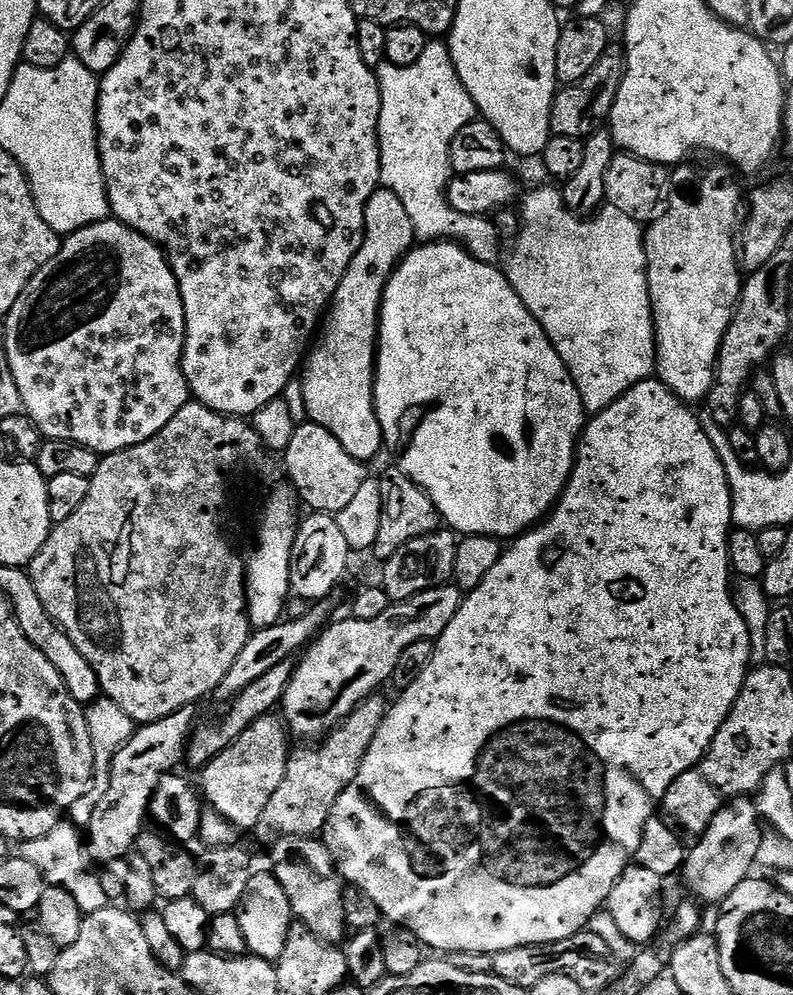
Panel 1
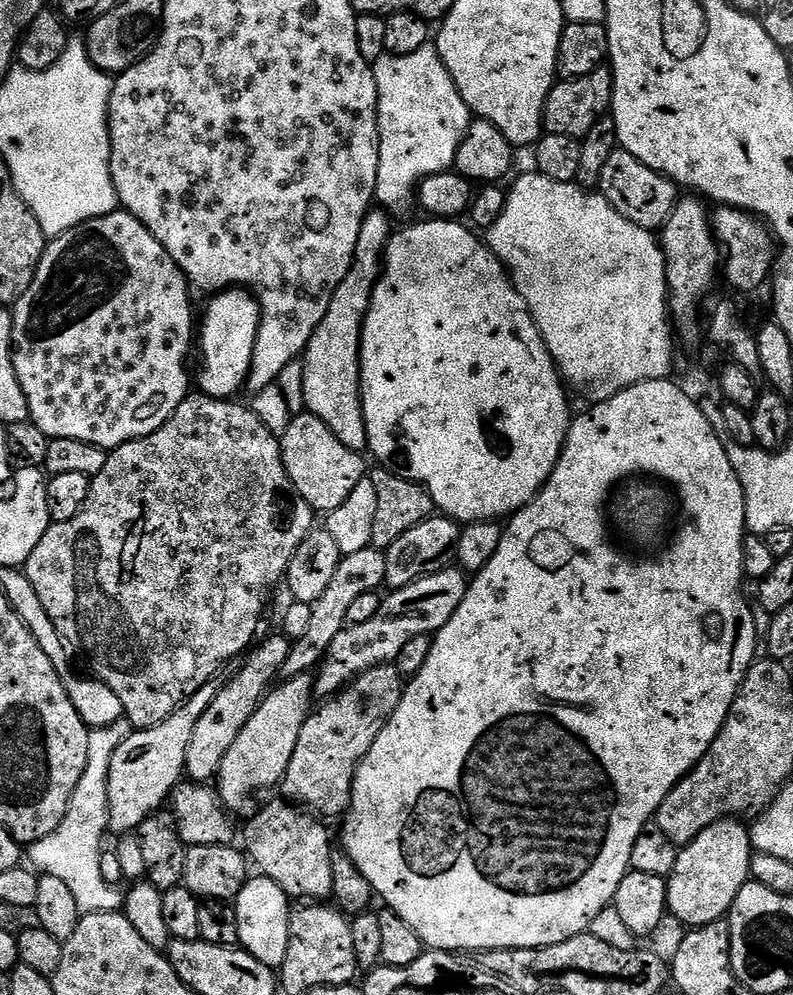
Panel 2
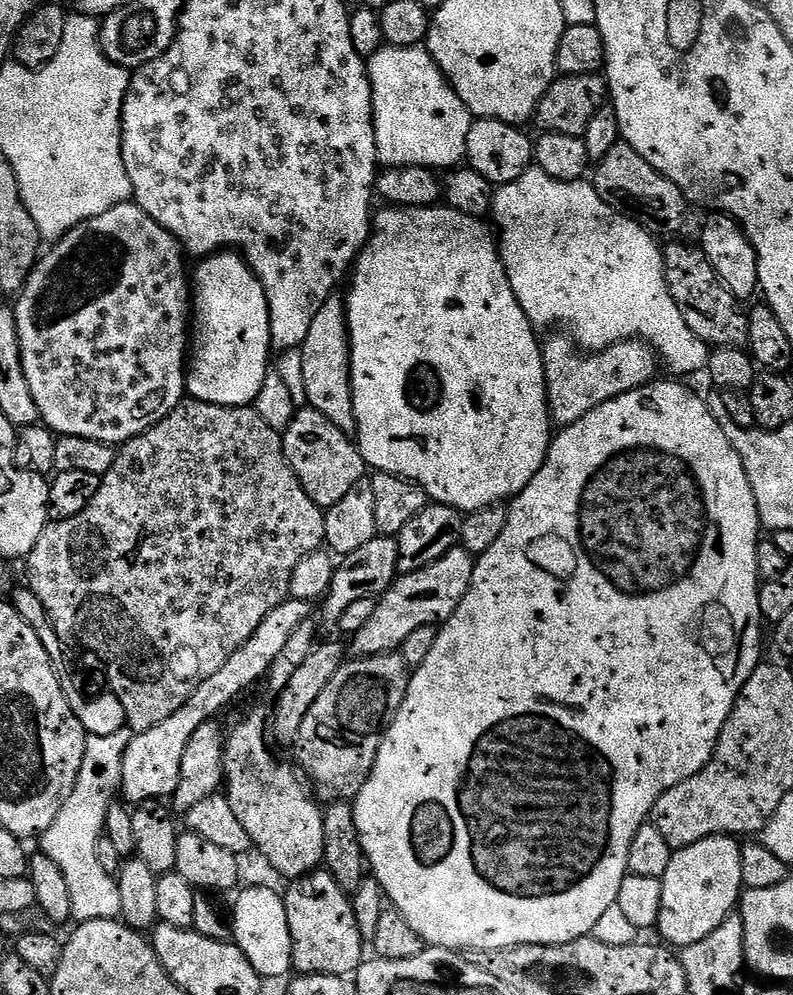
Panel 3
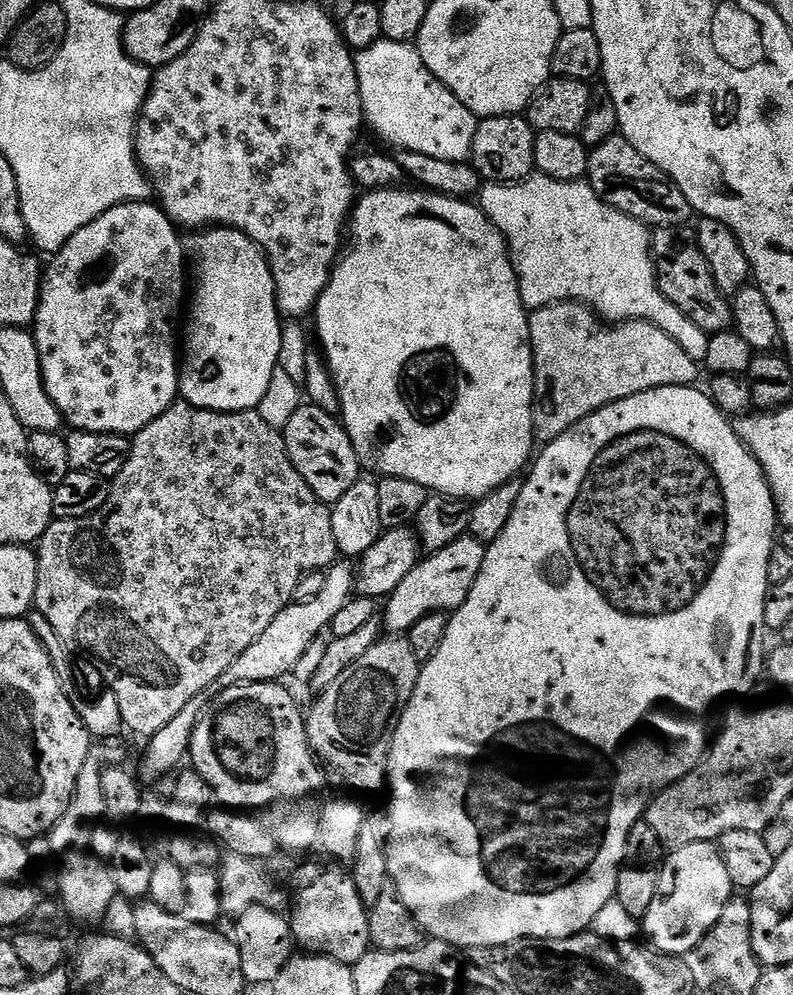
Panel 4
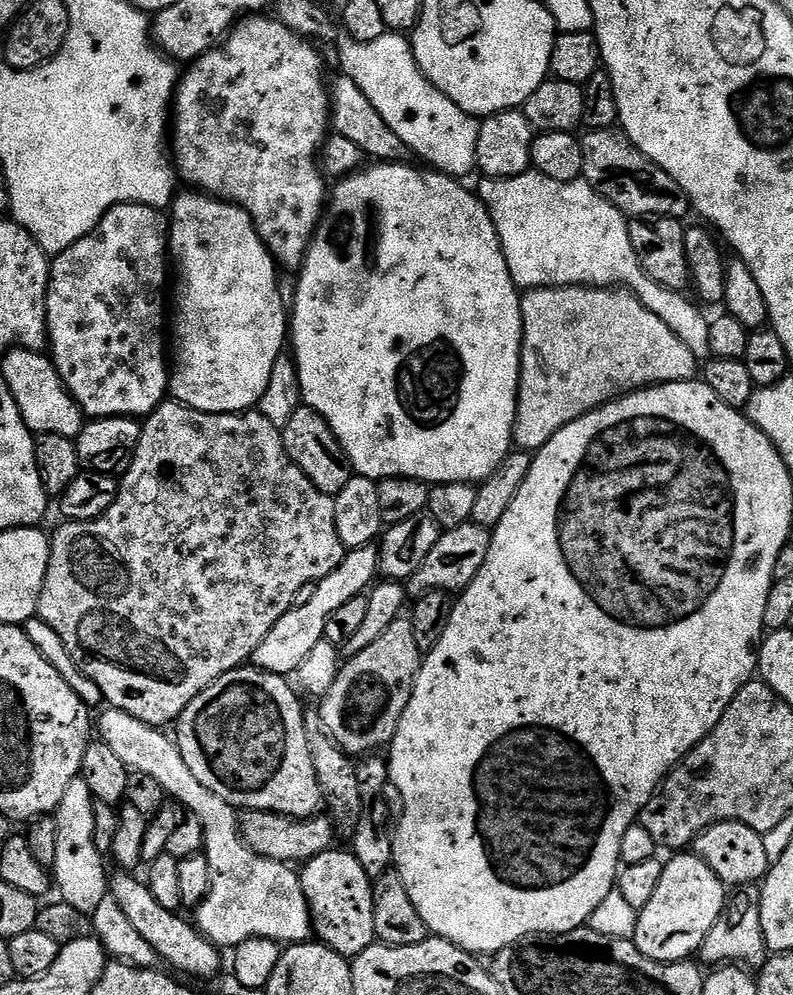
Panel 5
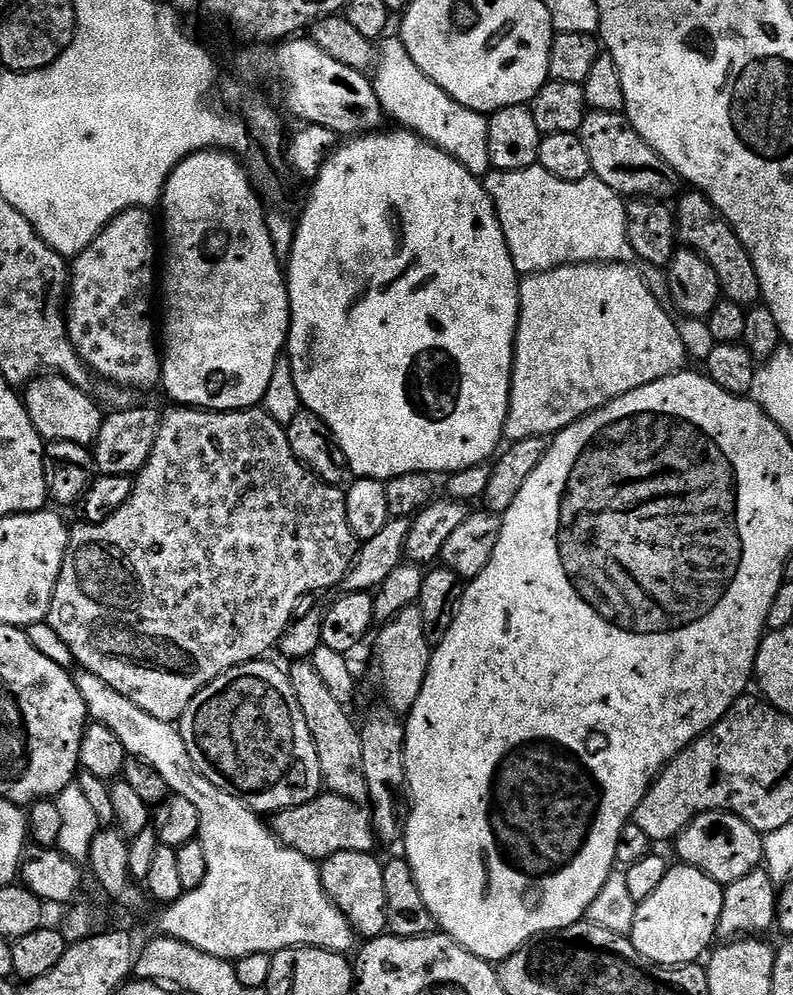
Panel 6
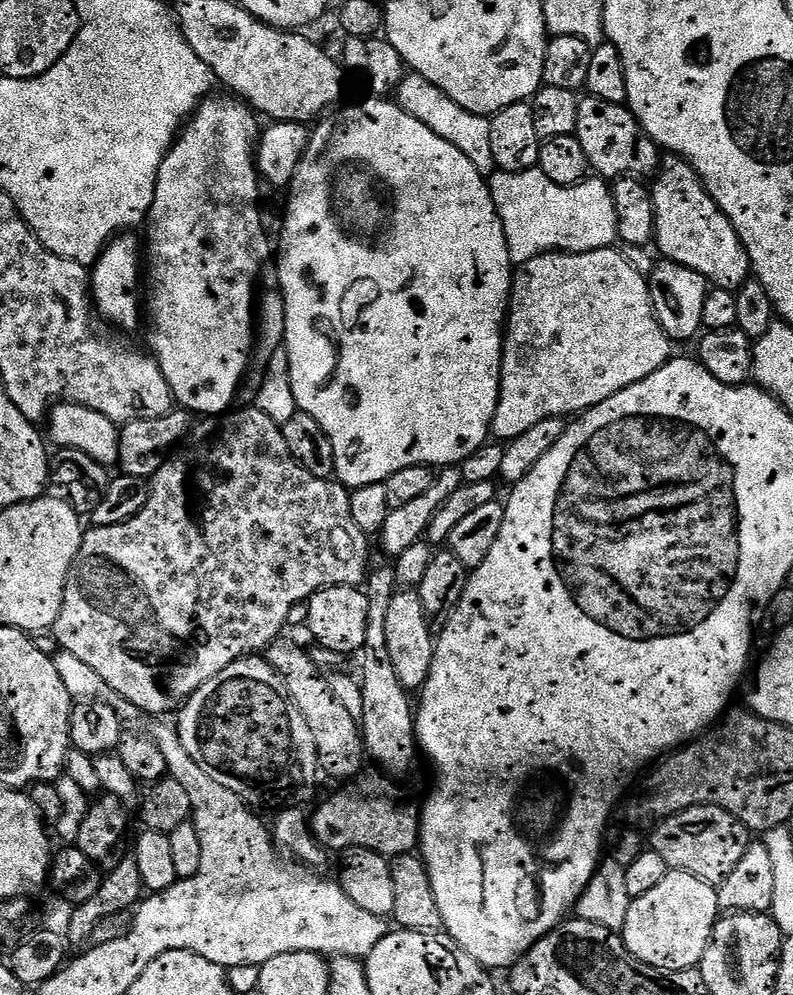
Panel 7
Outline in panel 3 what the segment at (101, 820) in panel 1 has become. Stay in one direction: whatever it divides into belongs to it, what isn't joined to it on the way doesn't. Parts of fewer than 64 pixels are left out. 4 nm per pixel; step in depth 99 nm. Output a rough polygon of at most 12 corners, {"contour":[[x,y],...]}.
{"contour":[[309,601],[262,626],[166,722],[133,735],[120,792],[129,805],[176,793],[194,730],[278,664]]}

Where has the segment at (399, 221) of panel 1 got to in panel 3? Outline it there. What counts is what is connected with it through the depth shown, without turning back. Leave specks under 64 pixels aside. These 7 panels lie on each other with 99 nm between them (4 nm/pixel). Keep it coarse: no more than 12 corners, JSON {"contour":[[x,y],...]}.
{"contour":[[343,295],[300,347],[307,407],[356,431]]}

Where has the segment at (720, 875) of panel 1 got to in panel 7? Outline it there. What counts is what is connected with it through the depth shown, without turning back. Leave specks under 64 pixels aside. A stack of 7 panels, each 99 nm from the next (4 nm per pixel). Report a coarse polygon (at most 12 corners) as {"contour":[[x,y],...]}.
{"contour":[[670,870],[633,899],[622,933],[662,972],[699,965],[722,909]]}

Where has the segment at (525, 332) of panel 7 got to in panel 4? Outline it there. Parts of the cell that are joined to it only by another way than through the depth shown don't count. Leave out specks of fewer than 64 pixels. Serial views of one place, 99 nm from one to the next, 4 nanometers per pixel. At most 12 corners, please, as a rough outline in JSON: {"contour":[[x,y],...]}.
{"contour":[[562,300],[528,317],[534,434],[697,383],[649,320]]}

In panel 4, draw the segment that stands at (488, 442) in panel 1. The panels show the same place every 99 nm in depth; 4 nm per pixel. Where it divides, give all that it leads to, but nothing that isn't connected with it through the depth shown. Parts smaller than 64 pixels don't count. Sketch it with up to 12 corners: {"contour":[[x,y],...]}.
{"contour":[[365,191],[314,309],[361,465],[475,502],[534,456],[508,244]]}

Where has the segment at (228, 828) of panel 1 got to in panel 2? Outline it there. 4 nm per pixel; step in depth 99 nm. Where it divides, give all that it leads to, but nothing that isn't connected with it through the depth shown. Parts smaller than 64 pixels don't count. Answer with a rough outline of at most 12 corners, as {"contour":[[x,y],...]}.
{"contour":[[313,677],[277,683],[234,738],[214,787],[229,813],[283,781]]}

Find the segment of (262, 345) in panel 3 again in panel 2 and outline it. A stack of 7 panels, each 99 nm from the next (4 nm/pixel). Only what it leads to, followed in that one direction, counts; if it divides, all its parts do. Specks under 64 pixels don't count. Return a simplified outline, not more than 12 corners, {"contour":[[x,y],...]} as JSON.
{"contour":[[225,288],[198,324],[200,388],[235,397],[252,369],[260,304]]}

